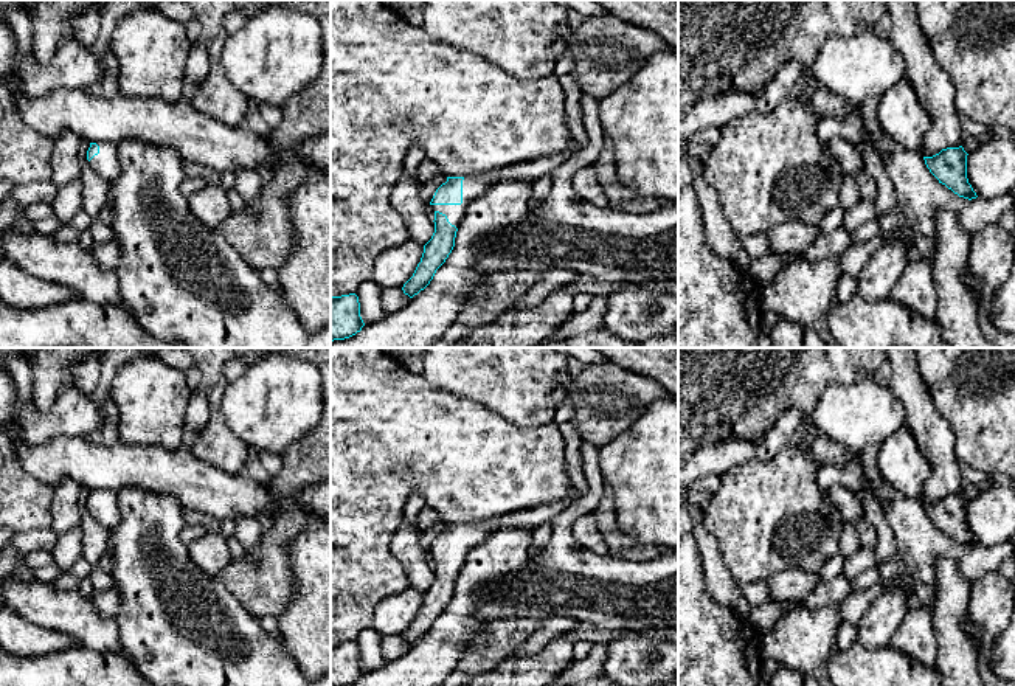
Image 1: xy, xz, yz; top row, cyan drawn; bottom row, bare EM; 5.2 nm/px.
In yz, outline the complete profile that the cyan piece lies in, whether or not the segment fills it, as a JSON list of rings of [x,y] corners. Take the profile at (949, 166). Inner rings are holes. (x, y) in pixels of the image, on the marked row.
[[[962,146],[947,147],[933,157],[923,157],[930,172],[954,194],[964,199],[976,199],[976,192],[967,178],[967,152]]]

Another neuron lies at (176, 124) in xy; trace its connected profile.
[[[56,90],[42,98],[26,98],[17,92],[12,92],[12,95],[19,101],[23,121],[48,140],[68,130],[88,143],[146,141],[157,147],[172,149],[183,161],[206,168],[214,177],[234,174],[237,169],[256,171],[262,165],[270,168],[272,158],[275,157],[279,161],[282,155],[268,144],[267,137],[241,126],[230,127],[208,118],[185,98],[166,101],[158,98],[129,98],[121,93],[113,98],[101,98],[90,95],[87,90]]]

